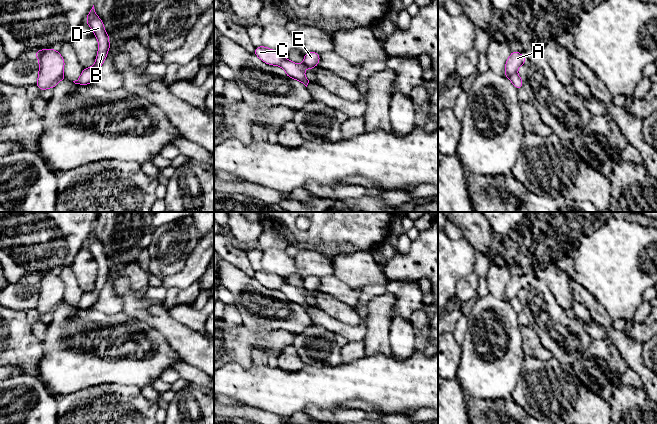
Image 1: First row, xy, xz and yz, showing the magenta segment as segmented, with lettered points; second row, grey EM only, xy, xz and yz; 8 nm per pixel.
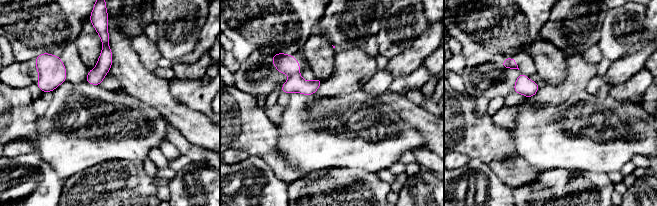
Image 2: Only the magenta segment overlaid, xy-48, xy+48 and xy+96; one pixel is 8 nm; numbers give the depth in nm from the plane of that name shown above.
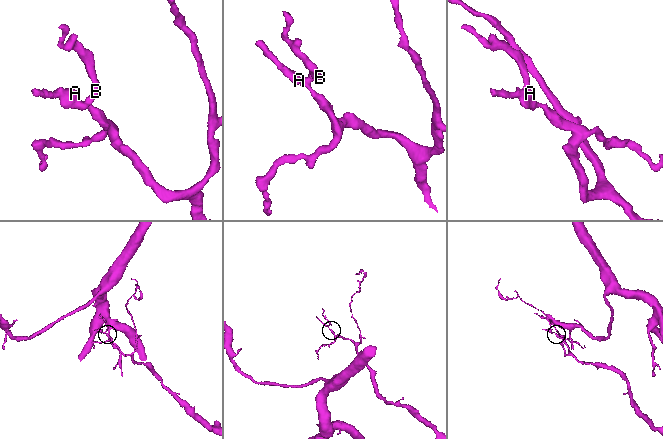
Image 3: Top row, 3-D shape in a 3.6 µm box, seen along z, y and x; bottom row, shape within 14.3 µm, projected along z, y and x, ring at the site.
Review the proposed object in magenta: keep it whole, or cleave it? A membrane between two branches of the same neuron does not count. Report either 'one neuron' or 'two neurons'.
two neurons

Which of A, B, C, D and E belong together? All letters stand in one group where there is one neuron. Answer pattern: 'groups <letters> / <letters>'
groups A C / B D E

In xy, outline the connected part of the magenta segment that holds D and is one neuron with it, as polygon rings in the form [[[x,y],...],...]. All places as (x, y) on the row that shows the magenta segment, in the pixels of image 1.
[[[94,5],[87,15],[86,22],[93,30],[99,47],[94,66],[90,68],[84,68],[81,76],[77,80],[73,81],[75,84],[79,85],[87,85],[93,83],[110,49],[110,37],[105,31],[102,20],[96,15]]]

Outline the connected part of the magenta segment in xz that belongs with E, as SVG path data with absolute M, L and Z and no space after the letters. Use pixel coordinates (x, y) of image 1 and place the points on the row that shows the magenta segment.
M307 52L304 55L304 60L302 65L295 64L289 59L283 60L278 66L283 68L287 74L287 77L296 79L302 82L306 87L309 80L304 75L304 69L313 69L317 66L320 61L320 54L316 52Z

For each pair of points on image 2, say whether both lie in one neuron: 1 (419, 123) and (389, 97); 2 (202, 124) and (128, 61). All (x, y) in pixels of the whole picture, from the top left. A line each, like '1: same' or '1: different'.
1: same
2: same

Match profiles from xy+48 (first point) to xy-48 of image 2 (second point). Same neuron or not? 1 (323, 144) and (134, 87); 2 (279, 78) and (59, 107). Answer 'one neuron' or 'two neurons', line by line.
1: two neurons
2: two neurons

